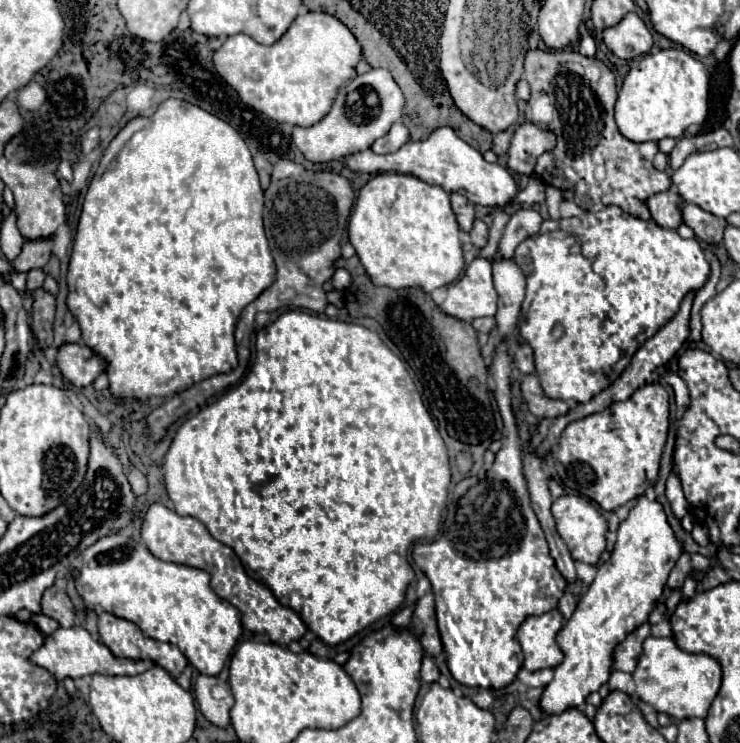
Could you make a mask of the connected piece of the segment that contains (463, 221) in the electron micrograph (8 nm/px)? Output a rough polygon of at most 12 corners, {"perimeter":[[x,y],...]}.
{"perimeter":[[451,194],[451,206],[461,230],[473,228],[475,210],[463,194]]}

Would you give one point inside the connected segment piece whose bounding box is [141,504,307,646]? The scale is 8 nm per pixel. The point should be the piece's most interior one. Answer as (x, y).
(181, 539)

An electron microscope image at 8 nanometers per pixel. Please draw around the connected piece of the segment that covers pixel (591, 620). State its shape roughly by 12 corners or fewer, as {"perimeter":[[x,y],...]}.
{"perimeter":[[641,496],[611,558],[557,632],[565,660],[539,708],[561,714],[609,680],[647,622],[681,542]]}

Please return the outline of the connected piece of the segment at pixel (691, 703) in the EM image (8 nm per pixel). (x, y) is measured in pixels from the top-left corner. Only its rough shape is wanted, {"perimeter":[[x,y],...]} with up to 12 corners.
{"perimeter":[[649,636],[633,672],[639,700],[705,718],[721,666]]}

